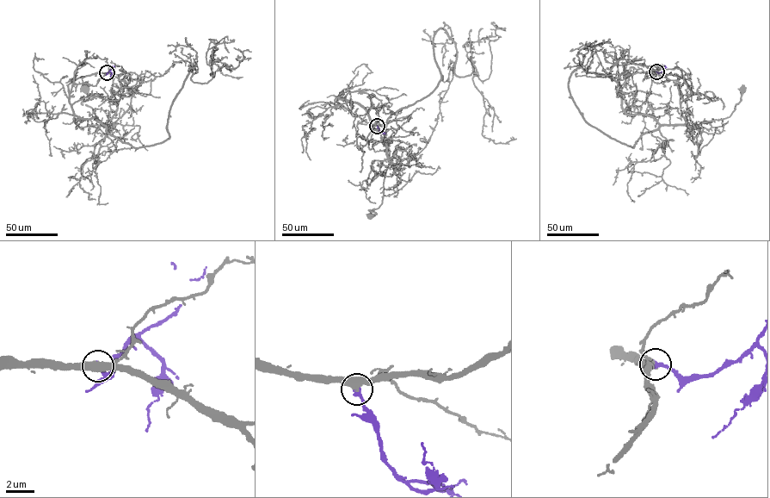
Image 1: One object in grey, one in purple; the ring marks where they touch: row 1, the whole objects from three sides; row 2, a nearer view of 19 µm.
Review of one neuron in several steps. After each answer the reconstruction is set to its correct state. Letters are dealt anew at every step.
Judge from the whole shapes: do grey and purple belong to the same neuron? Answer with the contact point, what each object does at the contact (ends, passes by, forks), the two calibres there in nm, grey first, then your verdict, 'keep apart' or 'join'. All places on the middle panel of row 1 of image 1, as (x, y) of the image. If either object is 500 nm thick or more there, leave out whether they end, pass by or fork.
(377, 126) | 500/320 nm | join

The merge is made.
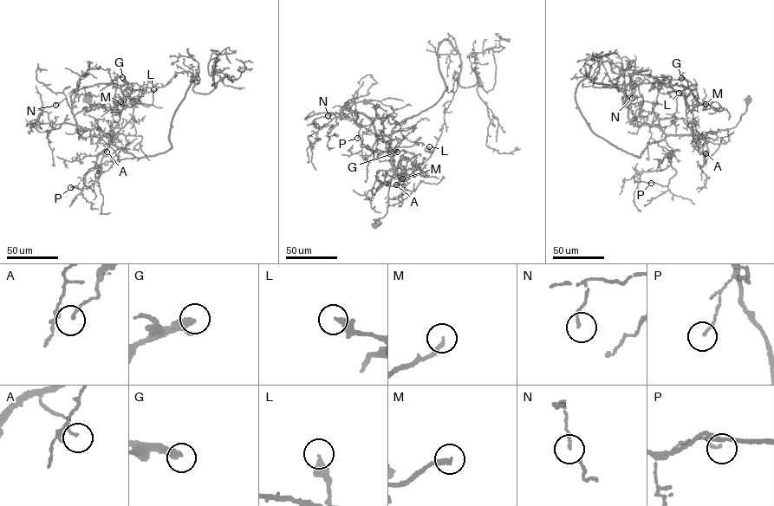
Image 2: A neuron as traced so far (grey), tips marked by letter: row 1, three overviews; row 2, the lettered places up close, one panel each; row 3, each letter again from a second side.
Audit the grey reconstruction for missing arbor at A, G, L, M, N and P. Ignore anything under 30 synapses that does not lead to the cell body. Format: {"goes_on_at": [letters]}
{"goes_on_at": ["G"]}

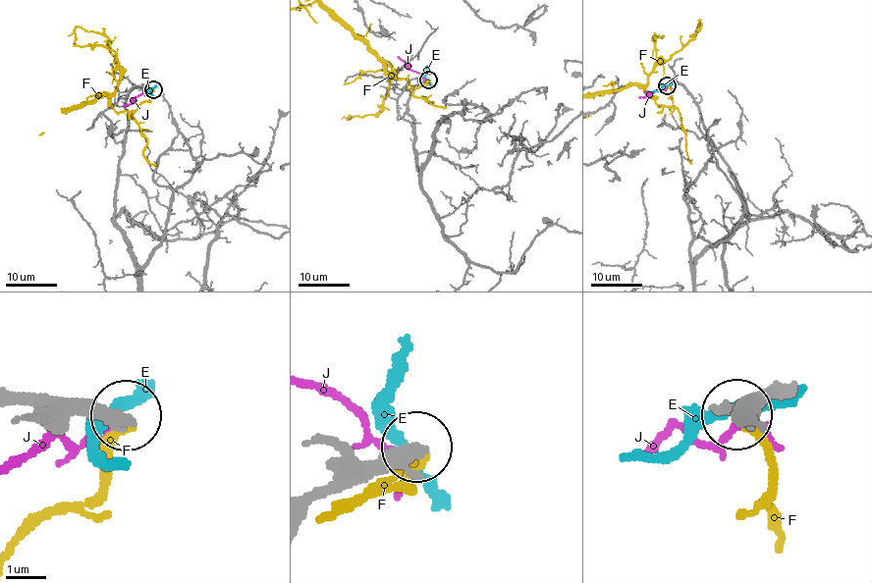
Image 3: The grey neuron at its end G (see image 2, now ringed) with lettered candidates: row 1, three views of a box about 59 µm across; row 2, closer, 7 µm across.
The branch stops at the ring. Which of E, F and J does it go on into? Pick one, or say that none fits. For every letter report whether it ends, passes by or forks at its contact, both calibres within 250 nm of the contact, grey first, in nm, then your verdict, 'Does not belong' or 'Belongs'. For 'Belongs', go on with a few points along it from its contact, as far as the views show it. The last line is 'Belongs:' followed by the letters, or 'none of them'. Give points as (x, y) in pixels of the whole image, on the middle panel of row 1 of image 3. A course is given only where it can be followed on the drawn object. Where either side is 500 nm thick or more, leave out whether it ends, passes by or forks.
E: It passes by. Thickness 480 nm (grey) against 240 nm. Does not belong
F: It ends there. Thickness 460 nm (grey) against 280 nm. Does not belong
J: It ends there. Thickness 480 nm (grey) against 200 nm. Does not belong
Belongs: none of them

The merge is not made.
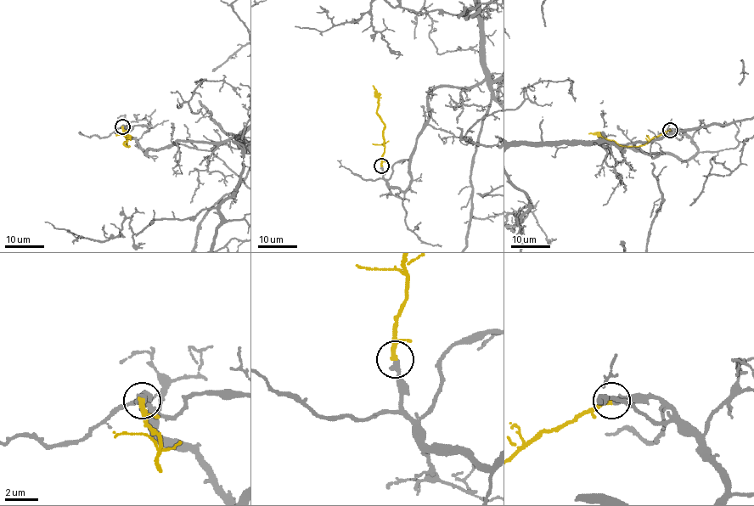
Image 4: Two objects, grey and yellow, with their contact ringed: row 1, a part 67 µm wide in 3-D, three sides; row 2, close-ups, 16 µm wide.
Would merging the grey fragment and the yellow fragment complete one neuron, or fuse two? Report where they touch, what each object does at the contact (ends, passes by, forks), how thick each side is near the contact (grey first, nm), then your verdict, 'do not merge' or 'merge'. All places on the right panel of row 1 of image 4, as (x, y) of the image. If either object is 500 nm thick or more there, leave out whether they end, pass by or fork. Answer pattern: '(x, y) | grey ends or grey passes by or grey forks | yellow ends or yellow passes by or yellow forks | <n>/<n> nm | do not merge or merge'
(670, 130) | grey ends | yellow ends | 320/300 nm | merge

